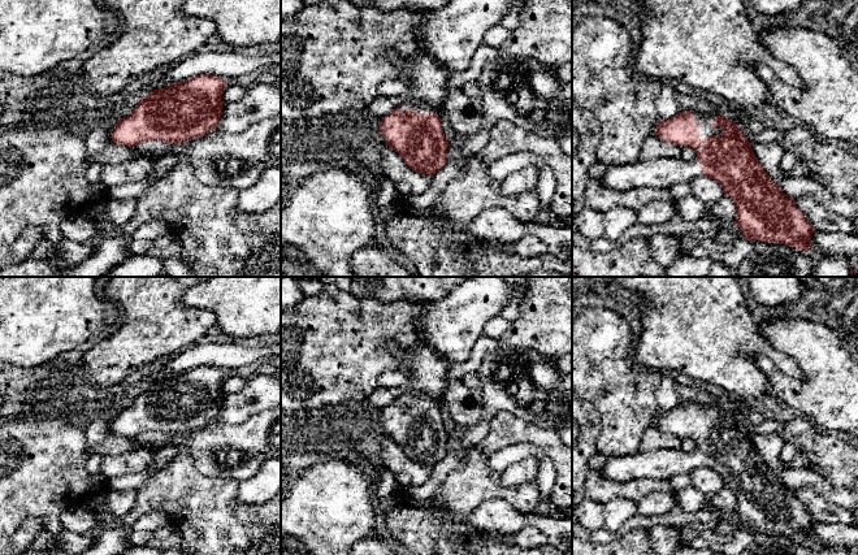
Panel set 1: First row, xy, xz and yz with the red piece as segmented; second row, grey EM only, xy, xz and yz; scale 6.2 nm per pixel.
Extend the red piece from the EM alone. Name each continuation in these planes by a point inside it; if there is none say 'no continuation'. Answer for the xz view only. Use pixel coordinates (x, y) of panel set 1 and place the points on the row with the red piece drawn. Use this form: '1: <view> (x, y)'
1: xz (427, 89)

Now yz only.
1: yz (705, 130)

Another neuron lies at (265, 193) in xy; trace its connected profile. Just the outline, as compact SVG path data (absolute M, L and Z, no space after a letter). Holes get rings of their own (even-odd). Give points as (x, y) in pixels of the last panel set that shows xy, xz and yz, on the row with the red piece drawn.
M281 166L265 169L256 183L239 190L237 208L246 213L263 213L281 199Z

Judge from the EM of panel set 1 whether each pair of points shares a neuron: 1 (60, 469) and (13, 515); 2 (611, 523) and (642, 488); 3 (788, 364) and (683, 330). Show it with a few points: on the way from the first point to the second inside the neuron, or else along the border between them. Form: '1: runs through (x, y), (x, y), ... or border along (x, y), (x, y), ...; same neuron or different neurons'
1: runs through (48, 480), (25, 503); same neuron
2: border along (637, 503), (629, 499), (612, 498), (603, 504); different neurons
3: runs through (762, 346), (737, 339), (715, 339), (709, 334); same neuron

